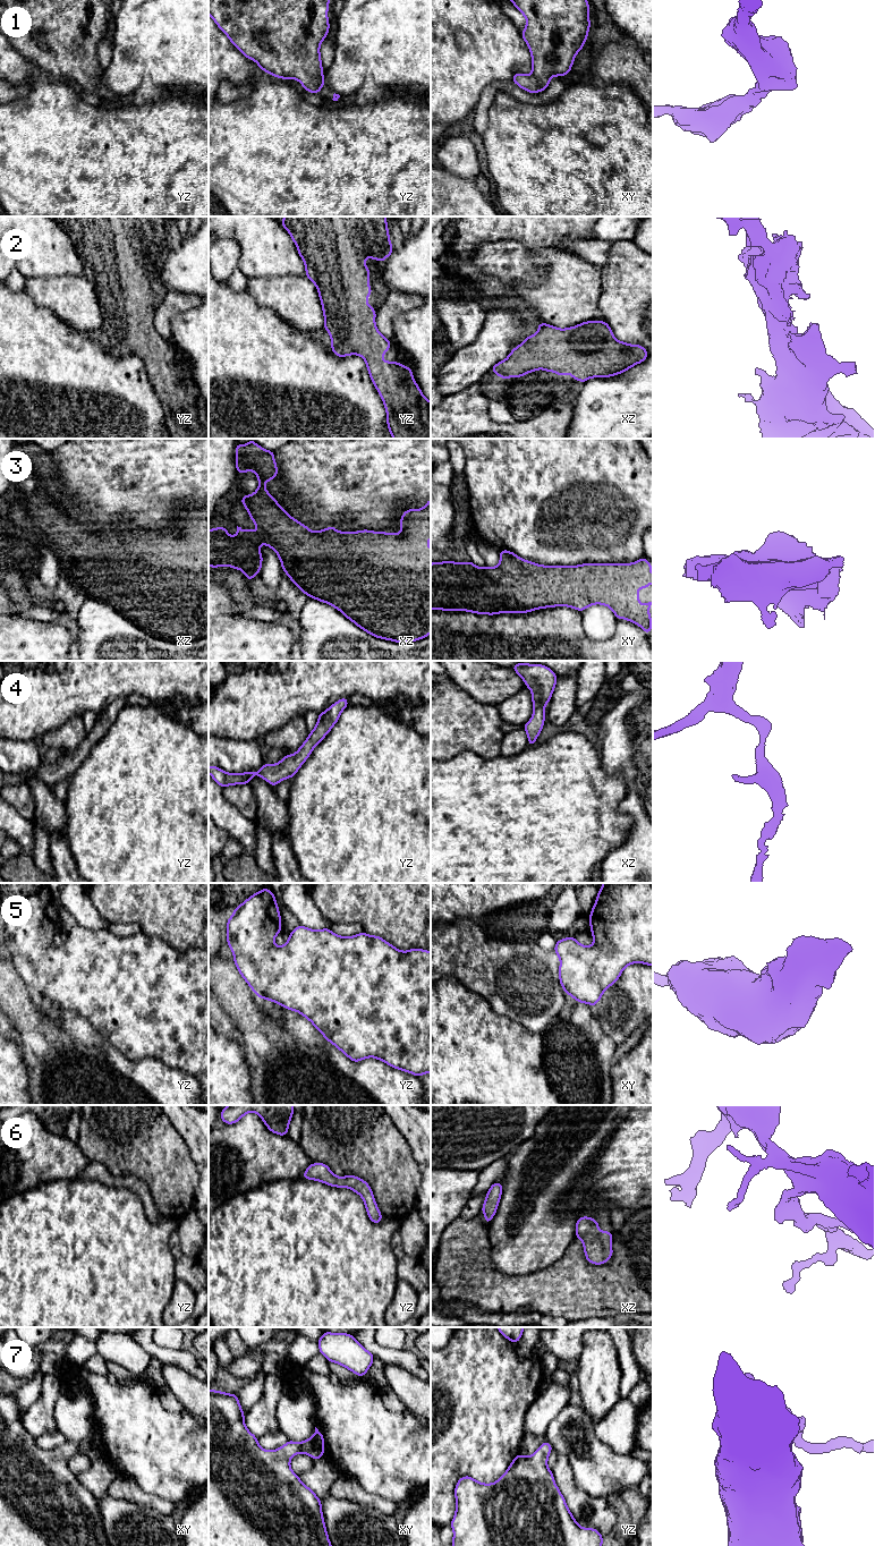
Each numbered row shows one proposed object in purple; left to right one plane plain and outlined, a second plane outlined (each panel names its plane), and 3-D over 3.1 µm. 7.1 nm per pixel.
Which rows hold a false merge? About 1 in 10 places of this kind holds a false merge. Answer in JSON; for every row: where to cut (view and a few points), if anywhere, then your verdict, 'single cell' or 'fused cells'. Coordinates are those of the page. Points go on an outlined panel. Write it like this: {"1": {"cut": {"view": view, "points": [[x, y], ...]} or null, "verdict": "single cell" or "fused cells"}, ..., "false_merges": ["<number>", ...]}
{"1": {"cut": null, "verdict": "single cell"}, "2": {"cut": null, "verdict": "single cell"}, "3": {"cut": null, "verdict": "single cell"}, "4": {"cut": null, "verdict": "single cell"}, "5": {"cut": null, "verdict": "single cell"}, "6": {"cut": null, "verdict": "single cell"}, "7": {"cut": null, "verdict": "single cell"}, "false_merges": []}

